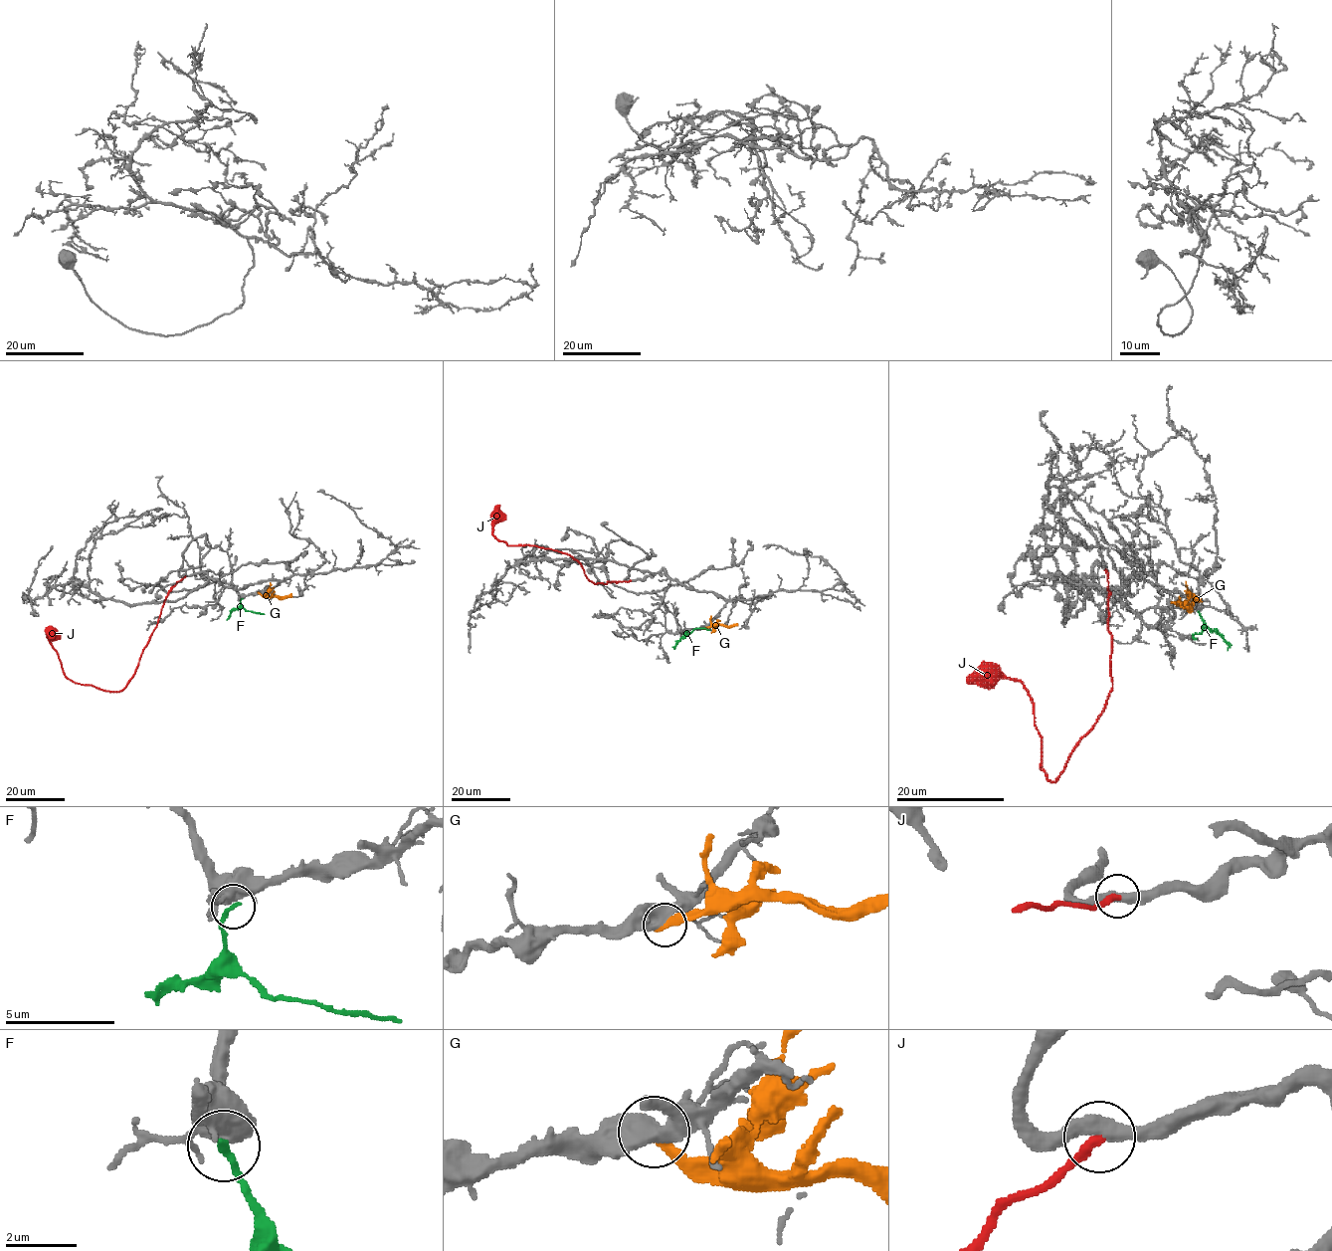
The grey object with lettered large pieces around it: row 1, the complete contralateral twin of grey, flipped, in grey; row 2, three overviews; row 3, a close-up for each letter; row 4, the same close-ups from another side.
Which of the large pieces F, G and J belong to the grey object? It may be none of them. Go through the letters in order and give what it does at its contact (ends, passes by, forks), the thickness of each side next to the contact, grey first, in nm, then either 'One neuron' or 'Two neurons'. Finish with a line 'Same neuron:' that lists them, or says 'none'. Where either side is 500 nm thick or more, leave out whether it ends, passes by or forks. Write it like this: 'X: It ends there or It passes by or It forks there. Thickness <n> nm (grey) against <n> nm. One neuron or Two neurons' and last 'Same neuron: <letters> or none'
F: Thickness 650 nm (grey) against 220 nm. Two neurons
G: Thickness 550 nm (grey) against 400 nm. Two neurons
J: It ends there. Thickness 420 nm (grey) against 280 nm. One neuron
Same neuron: J

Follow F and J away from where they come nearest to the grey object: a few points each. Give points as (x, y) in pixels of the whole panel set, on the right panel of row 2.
F: (1198, 611), (1203, 630), (1194, 634), (1196, 639)
J: (1105, 570), (1112, 689), (1099, 719), (1054, 781), (1041, 769), (1034, 703), (1021, 683), (1009, 679), (966, 681)

